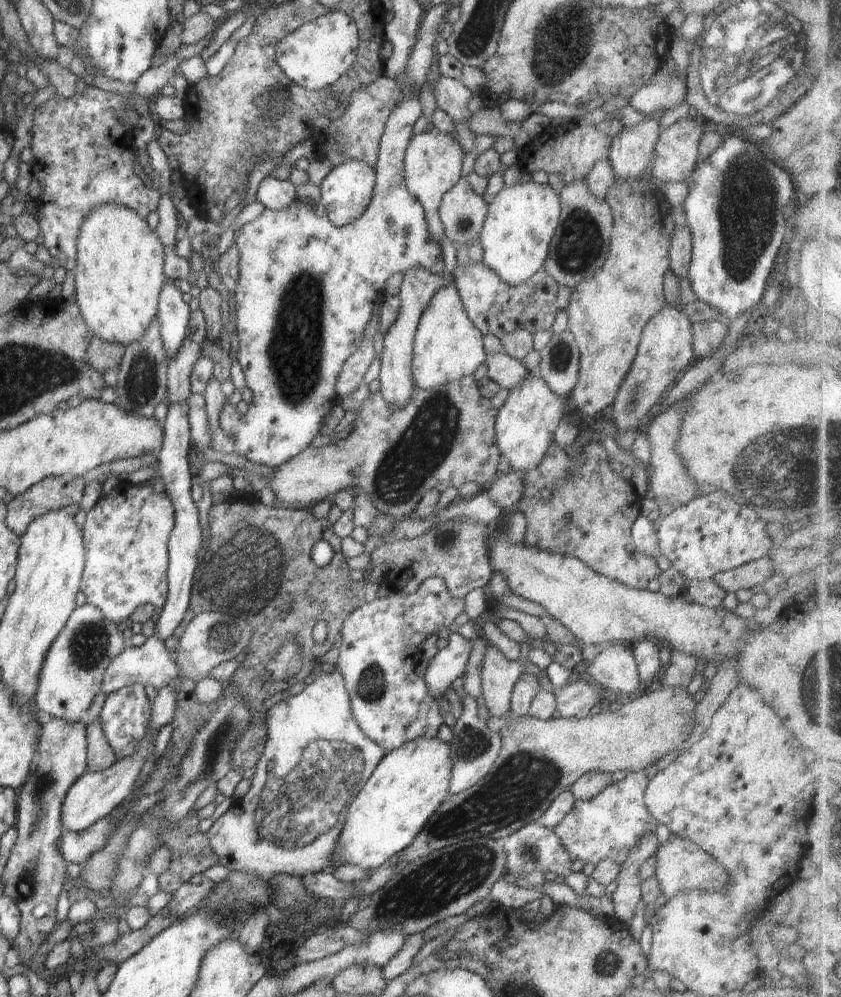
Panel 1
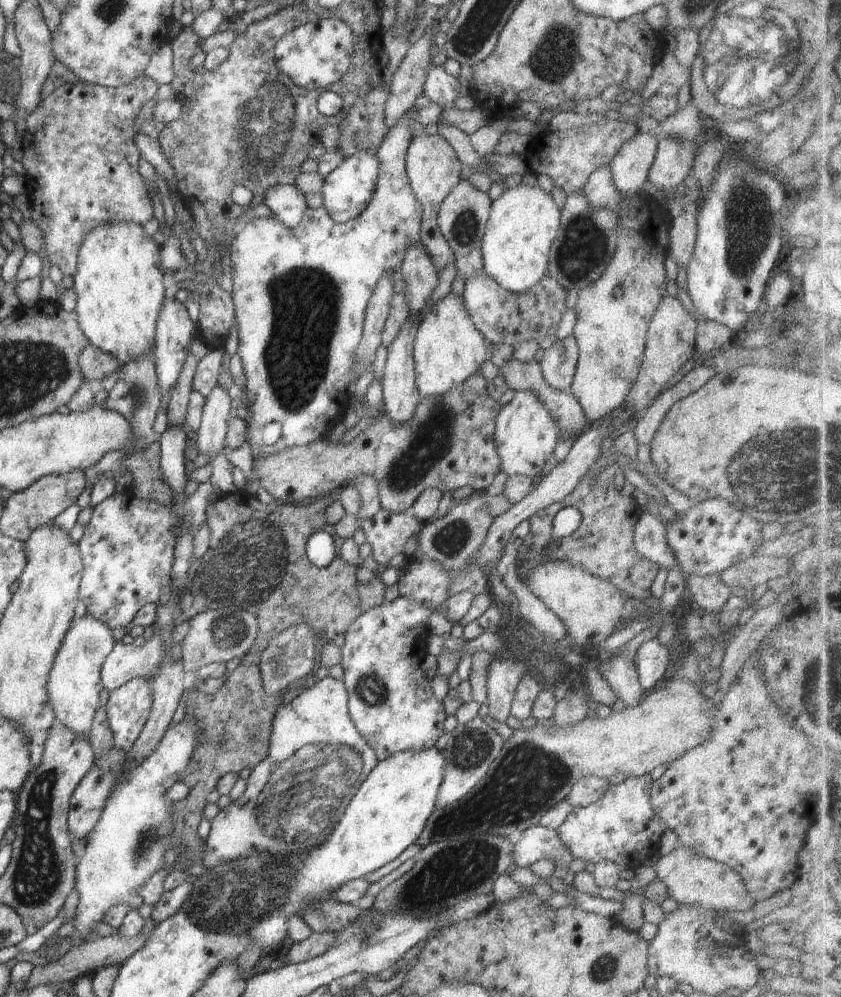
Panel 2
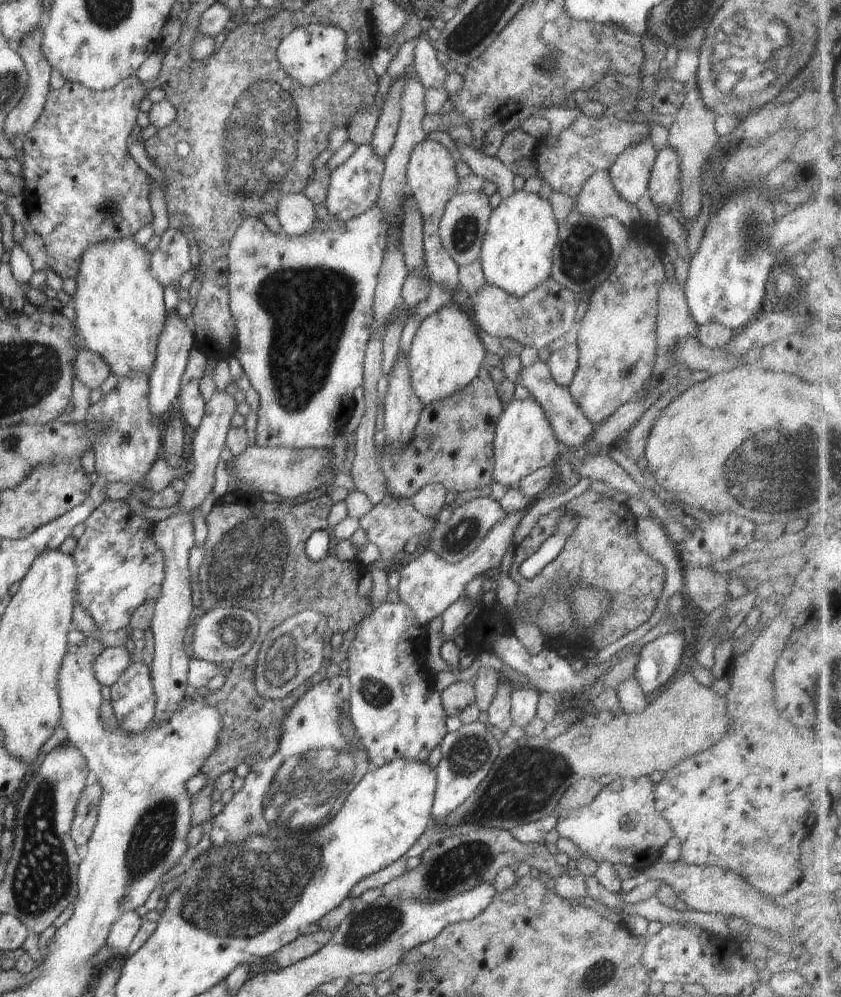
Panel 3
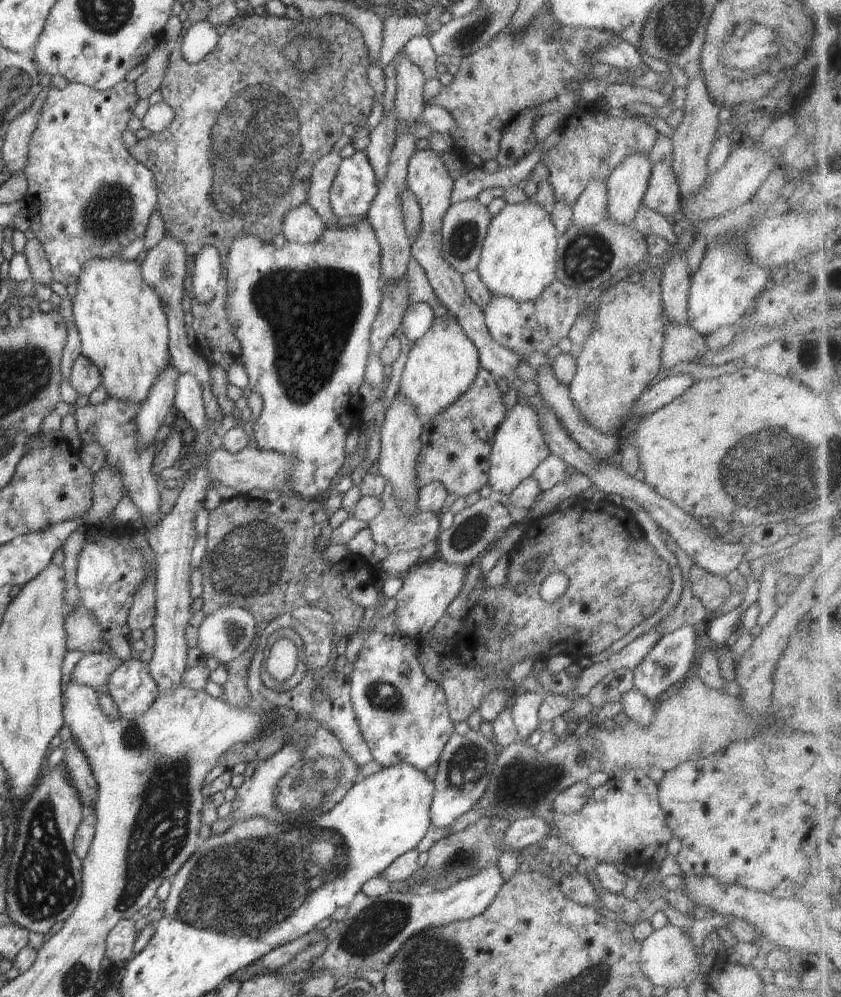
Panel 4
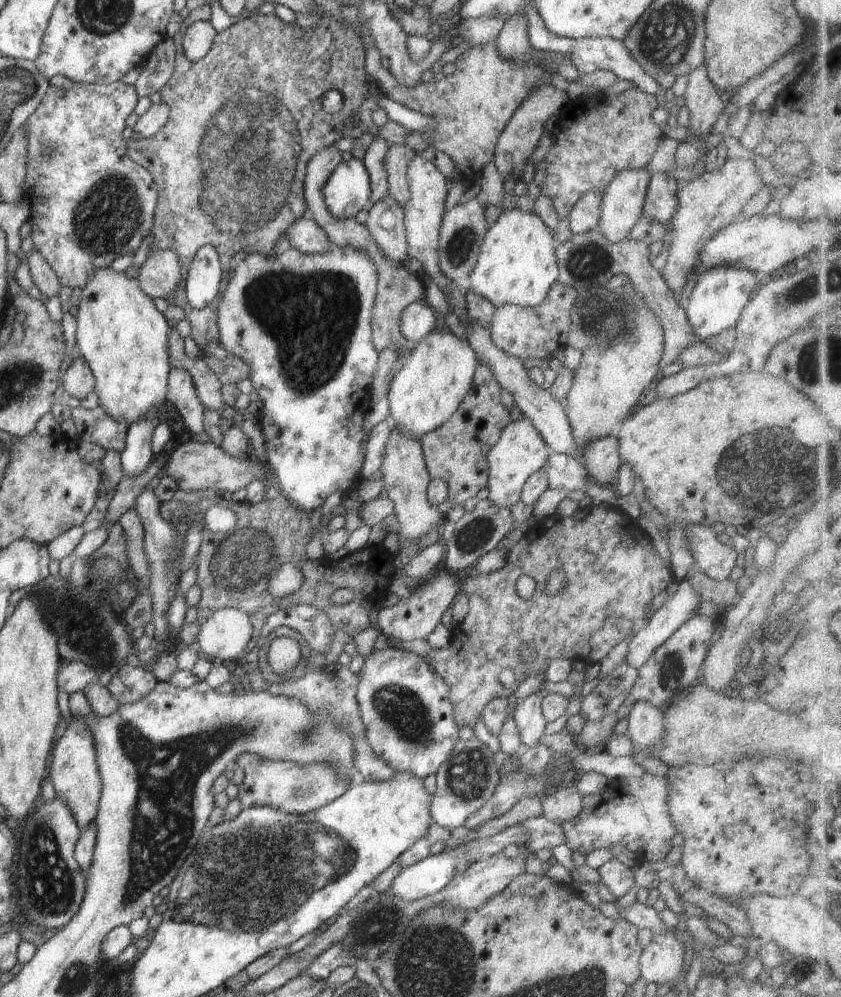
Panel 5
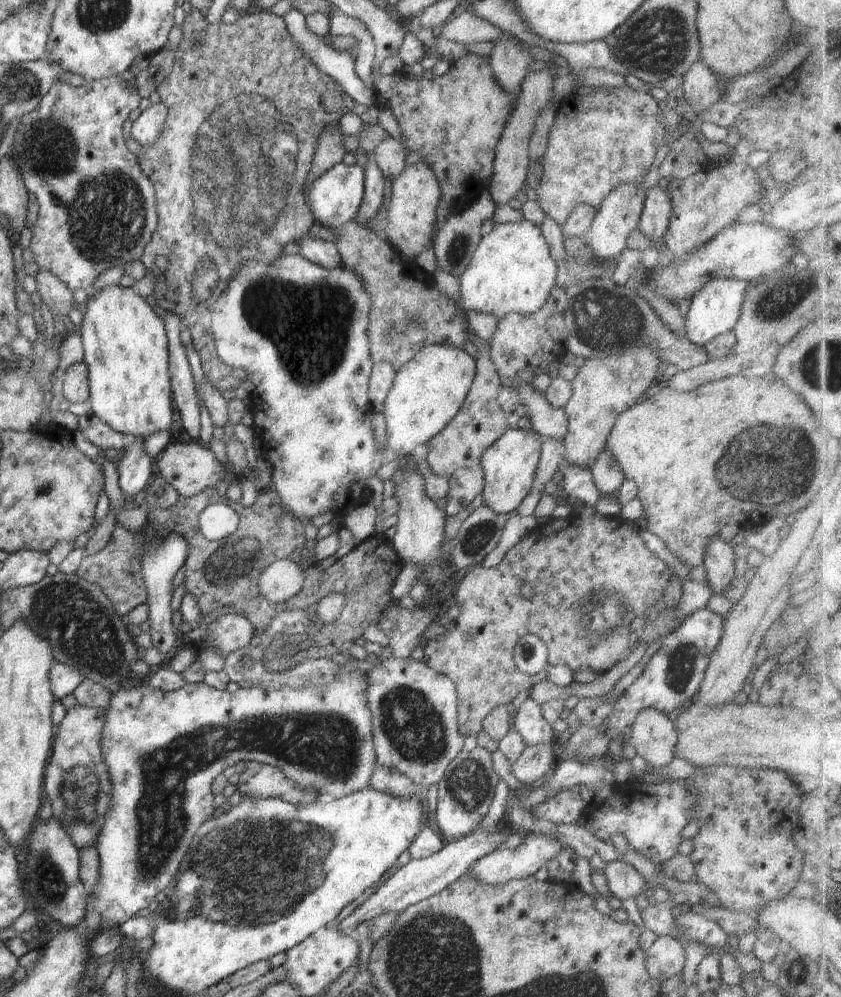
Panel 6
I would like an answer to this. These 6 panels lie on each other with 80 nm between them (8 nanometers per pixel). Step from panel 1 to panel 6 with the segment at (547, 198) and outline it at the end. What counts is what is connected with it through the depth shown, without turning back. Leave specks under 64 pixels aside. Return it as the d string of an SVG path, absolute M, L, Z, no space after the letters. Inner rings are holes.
M524 219L520 222L498 224L486 234L470 258L470 264L459 279L461 308L464 313L490 314L498 322L508 314L536 314L557 285L559 268L552 260L550 248L540 234L540 228Z

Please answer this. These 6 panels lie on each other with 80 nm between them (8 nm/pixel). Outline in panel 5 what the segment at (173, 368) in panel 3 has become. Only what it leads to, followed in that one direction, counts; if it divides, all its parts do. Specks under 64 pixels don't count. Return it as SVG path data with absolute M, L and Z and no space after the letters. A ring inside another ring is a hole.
M156 415L136 419L128 425L125 449L121 452L124 475L130 478L145 472L153 459L151 440L161 420Z

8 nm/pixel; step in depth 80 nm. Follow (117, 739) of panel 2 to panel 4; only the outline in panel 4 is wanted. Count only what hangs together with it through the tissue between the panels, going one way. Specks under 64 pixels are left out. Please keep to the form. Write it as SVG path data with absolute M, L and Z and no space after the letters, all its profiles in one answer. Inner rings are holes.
M140 659L120 663L108 681L108 688L120 716L128 720L140 718L159 695L147 663Z

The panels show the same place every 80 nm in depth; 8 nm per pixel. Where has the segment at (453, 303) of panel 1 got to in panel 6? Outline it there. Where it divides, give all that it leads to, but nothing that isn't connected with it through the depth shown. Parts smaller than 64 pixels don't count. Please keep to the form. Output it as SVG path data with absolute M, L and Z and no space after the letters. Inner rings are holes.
M450 344L424 346L410 362L396 371L382 410L386 422L388 457L410 456L418 446L438 436L458 415L476 372L475 358Z

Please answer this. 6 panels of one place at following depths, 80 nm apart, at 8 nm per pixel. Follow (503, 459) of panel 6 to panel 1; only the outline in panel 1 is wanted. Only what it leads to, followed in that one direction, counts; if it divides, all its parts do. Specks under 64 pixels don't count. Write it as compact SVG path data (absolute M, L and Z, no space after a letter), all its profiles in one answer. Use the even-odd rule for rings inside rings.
M535 370L518 387L510 390L510 396L504 406L498 409L495 421L497 444L500 454L508 460L510 471L522 476L524 472L538 468L555 442L556 430L565 417L562 397L552 392Z

